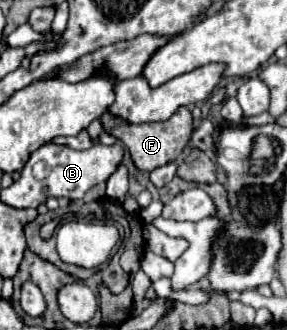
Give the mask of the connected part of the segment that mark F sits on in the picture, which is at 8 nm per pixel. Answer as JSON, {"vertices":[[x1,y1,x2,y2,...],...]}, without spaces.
{"vertices":[[179,108,165,122,149,122,149,124,123,122,121,126,115,126,115,128,113,128,113,116,109,112,105,112,101,116,101,124,103,124,105,132,109,132,111,136,115,136,117,140,123,142,123,146,129,150,137,170,143,170,143,172,151,172,159,166,165,166,165,164,177,160,181,156,183,148,187,146,187,142,191,140,191,132,193,132,193,118,191,118,189,108]]}

